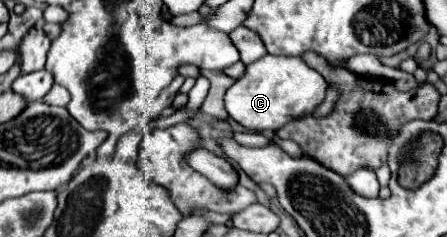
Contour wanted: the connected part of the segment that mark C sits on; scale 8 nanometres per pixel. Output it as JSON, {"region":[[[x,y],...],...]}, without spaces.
{"region":[[[264,55],[262,59],[246,65],[244,75],[226,91],[224,101],[228,115],[242,127],[250,131],[276,131],[290,119],[312,115],[314,107],[322,103],[326,89],[326,79],[306,65],[302,57]]]}

